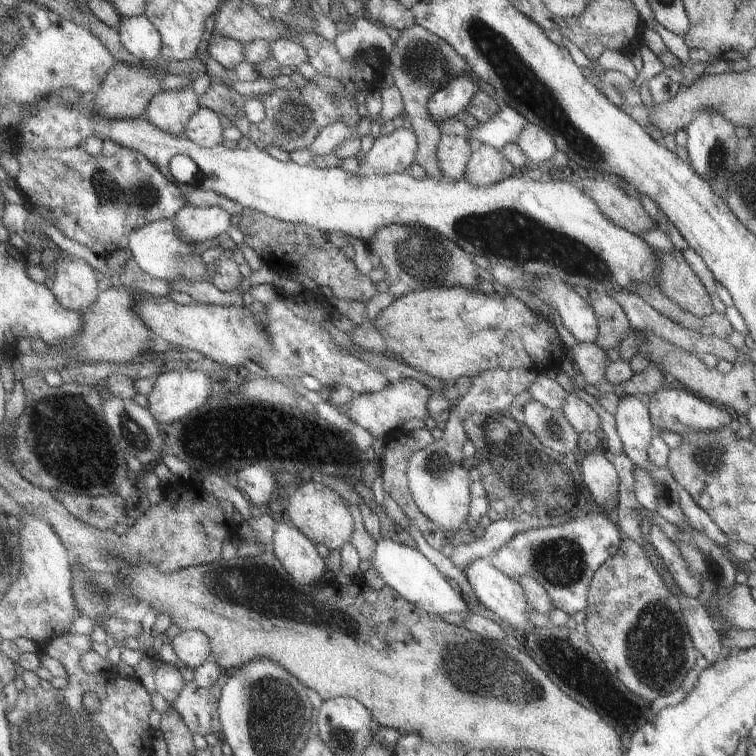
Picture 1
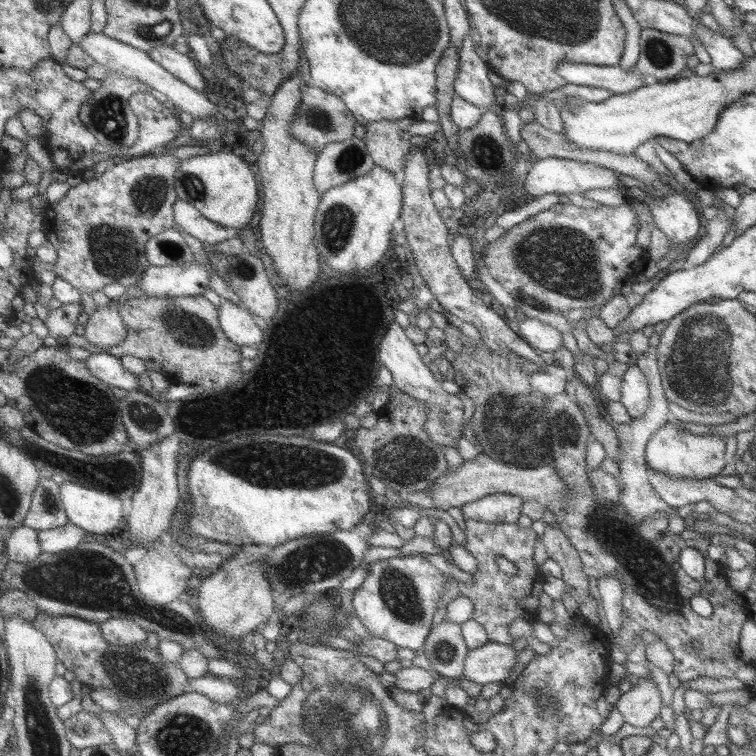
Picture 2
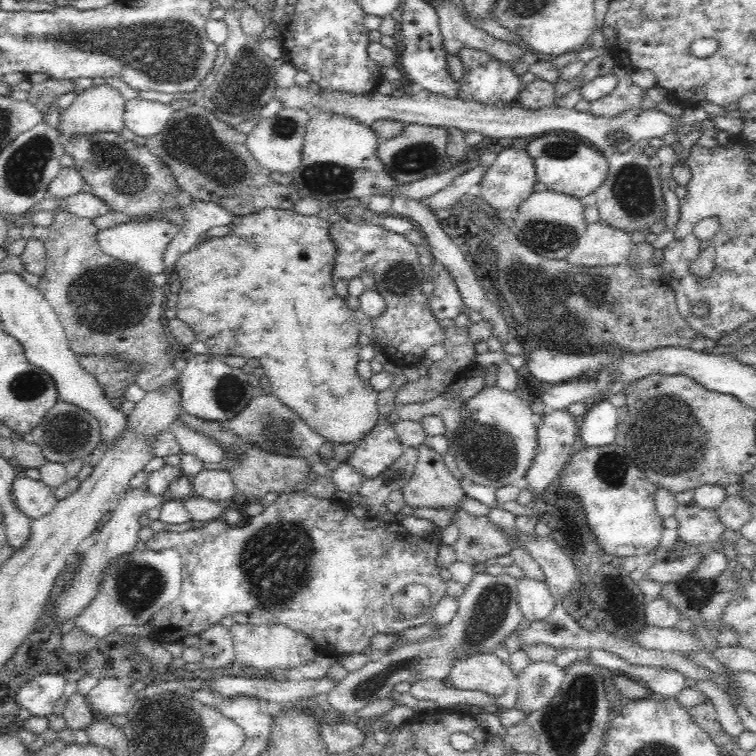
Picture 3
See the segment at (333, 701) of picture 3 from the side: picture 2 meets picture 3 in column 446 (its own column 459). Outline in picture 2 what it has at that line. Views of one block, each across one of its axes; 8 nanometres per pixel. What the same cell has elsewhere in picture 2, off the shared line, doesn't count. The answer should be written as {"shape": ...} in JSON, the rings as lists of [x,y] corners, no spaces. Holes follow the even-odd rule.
{"shape":[[[446,615],[424,637],[420,652],[436,670],[447,678],[462,676],[462,662],[468,648],[461,636],[460,624],[449,621]]]}

